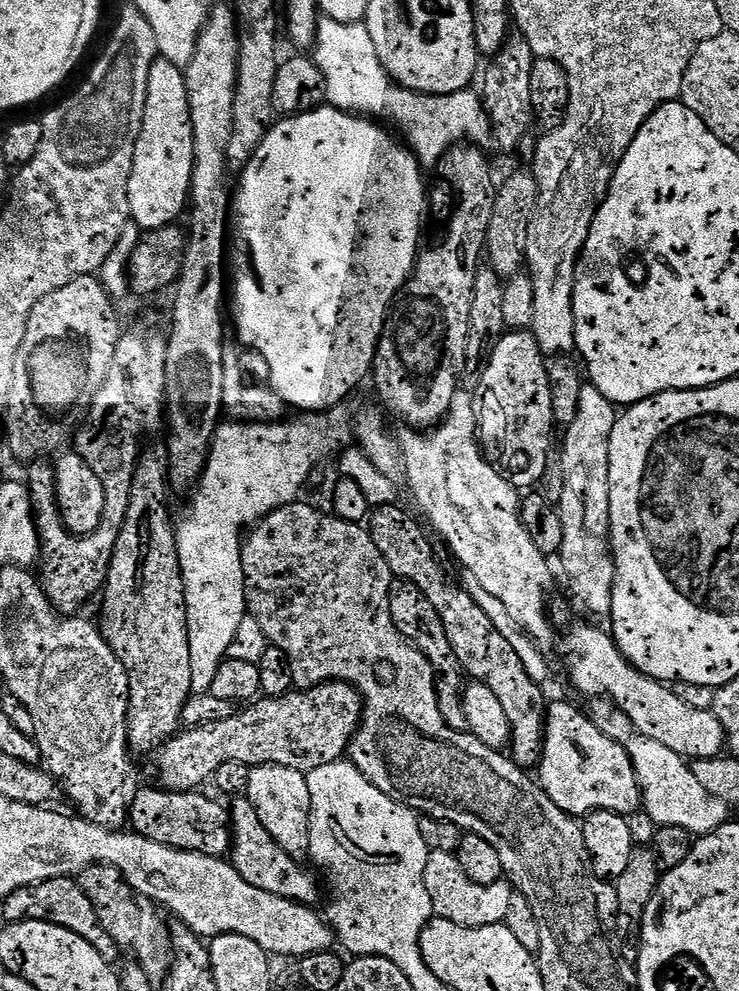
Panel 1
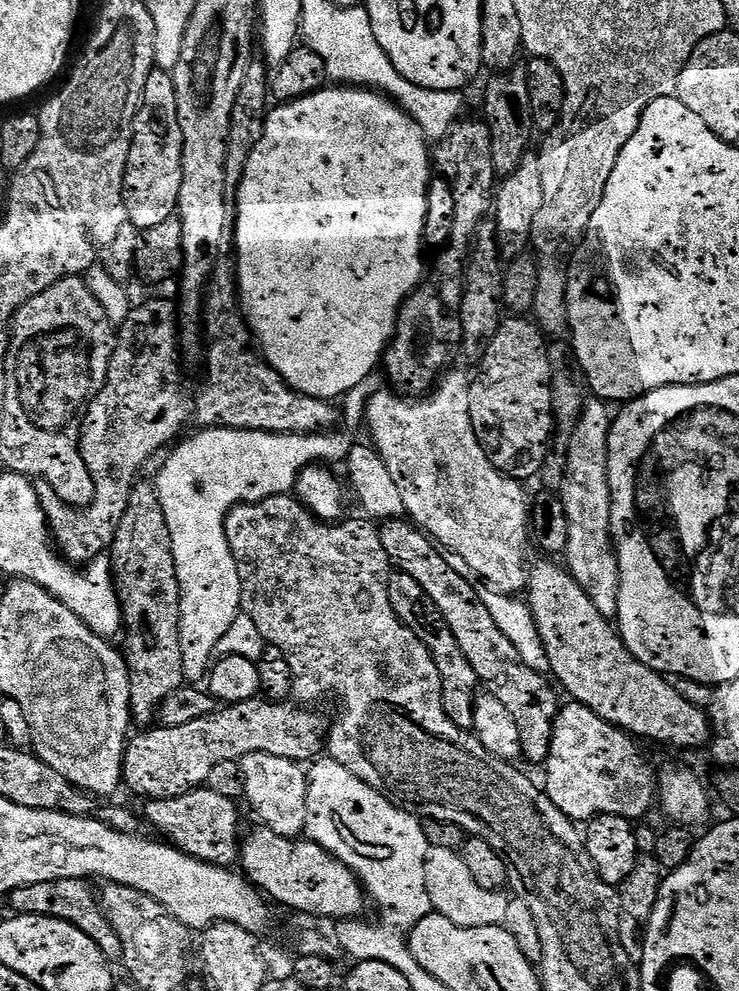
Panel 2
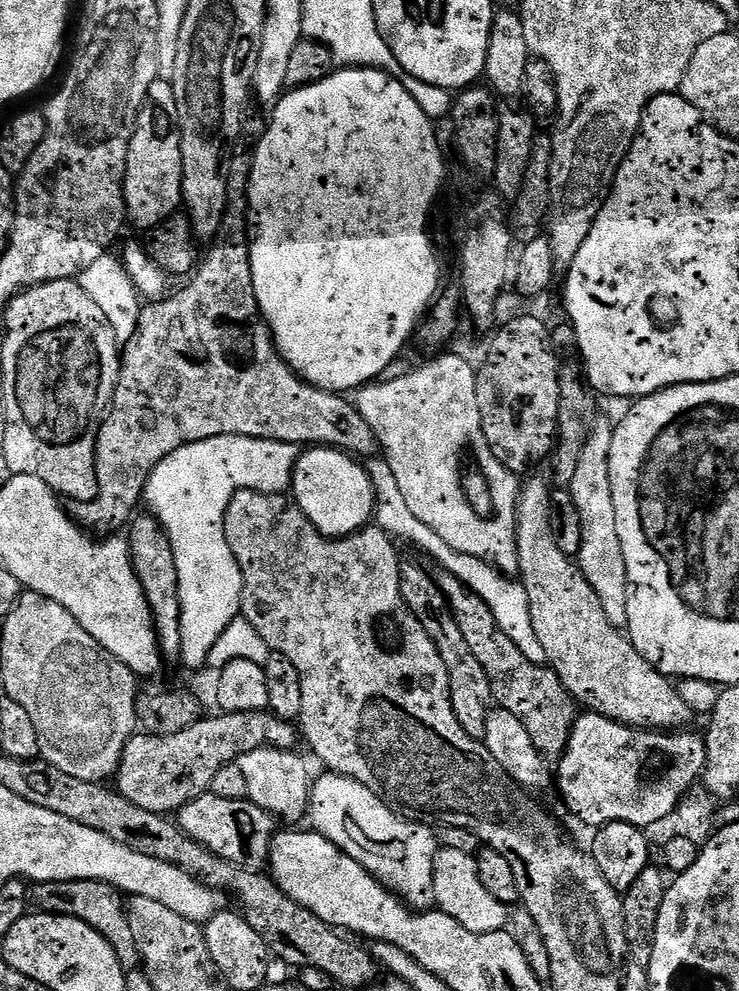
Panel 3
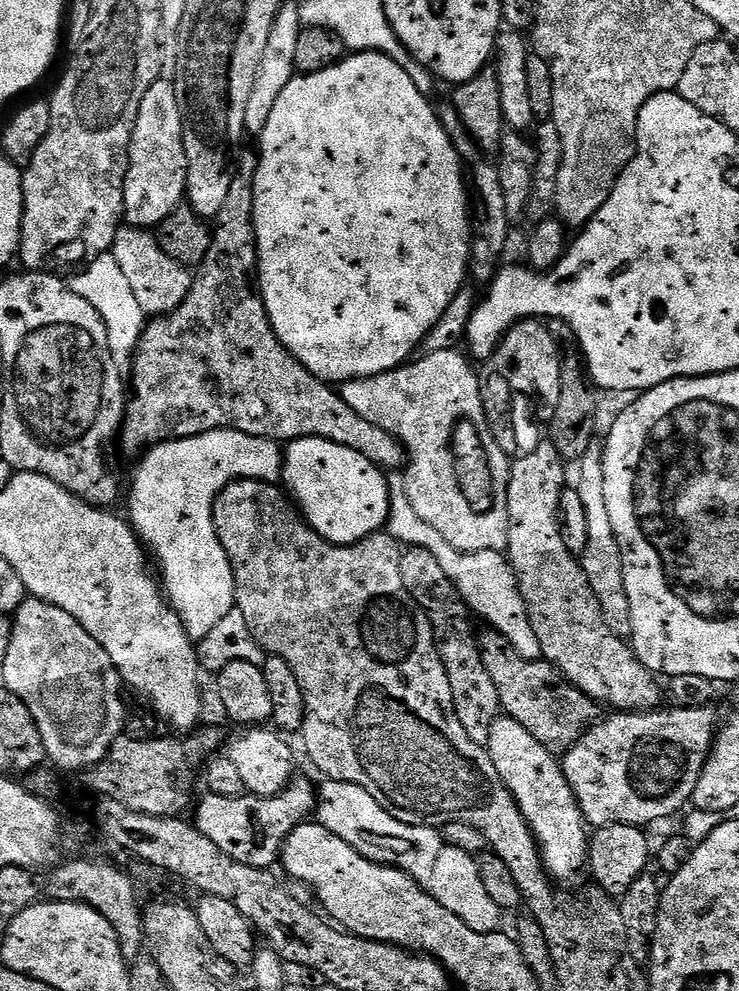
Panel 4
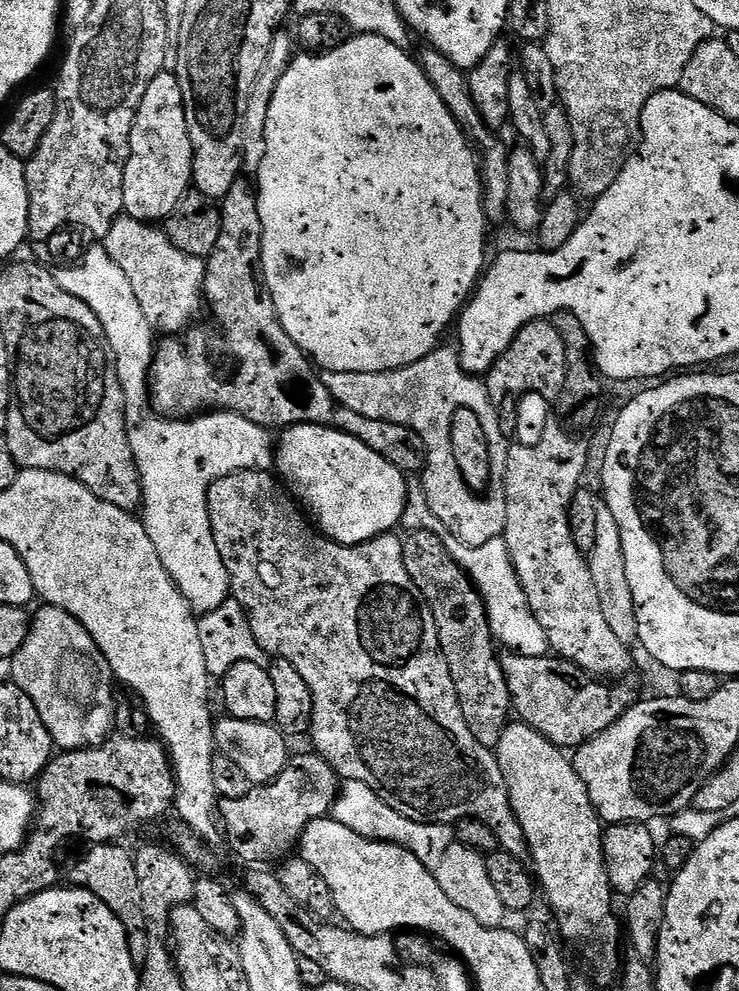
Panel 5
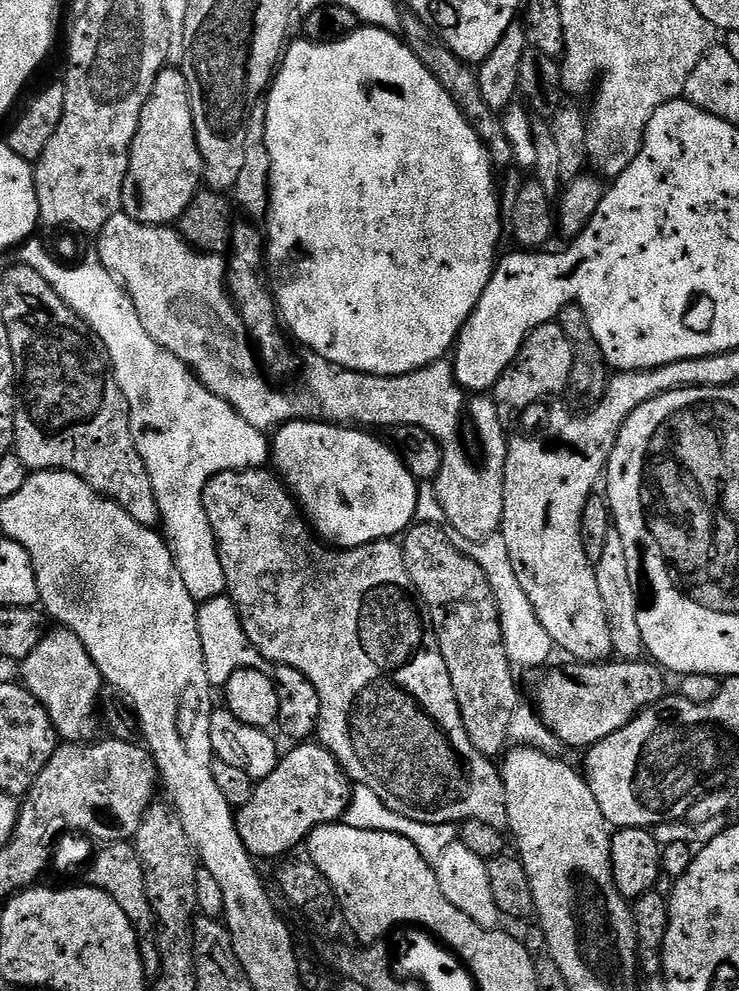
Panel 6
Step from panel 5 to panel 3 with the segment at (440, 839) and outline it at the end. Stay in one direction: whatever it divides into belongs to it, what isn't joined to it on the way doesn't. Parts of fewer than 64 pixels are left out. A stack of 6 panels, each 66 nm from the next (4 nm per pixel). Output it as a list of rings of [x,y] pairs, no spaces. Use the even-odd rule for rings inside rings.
[[[328,772],[315,777],[310,788],[308,816],[311,827],[321,832],[338,850],[350,854],[389,892],[396,893],[409,908],[428,910],[434,901],[430,893],[434,858],[438,851],[435,835],[424,828],[412,828],[407,815],[394,812],[362,782],[349,776]]]

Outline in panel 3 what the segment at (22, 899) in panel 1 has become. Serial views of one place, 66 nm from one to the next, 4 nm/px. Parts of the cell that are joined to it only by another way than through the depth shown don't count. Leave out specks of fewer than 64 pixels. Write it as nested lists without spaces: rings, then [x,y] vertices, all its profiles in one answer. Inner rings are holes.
[[[101,880],[33,883],[30,888],[30,900],[39,911],[58,916],[73,916],[86,922],[91,928],[98,930],[98,934],[102,934],[102,938],[106,938],[110,946],[114,946],[114,954],[118,954],[118,962],[125,970],[137,967],[136,943],[134,934],[130,931],[126,904],[121,893],[111,884],[104,884]]]

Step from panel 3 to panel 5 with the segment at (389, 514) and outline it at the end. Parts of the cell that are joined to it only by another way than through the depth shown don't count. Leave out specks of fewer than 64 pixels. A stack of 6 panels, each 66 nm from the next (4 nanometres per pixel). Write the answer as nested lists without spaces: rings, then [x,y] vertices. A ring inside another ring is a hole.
[[[412,486],[408,489],[408,501],[404,507],[403,527],[408,532],[429,532],[439,538],[448,548],[448,552],[454,558],[454,562],[461,570],[467,572],[480,593],[482,602],[486,606],[486,614],[490,622],[490,630],[493,637],[501,645],[505,644],[508,652],[516,652],[519,656],[546,656],[549,655],[546,630],[538,626],[538,618],[530,610],[530,602],[526,602],[526,590],[522,590],[522,582],[512,565],[512,559],[503,539],[491,540],[482,546],[469,548],[460,543],[458,537],[450,534],[438,518],[434,518],[434,510],[426,502],[426,494],[423,487]]]

